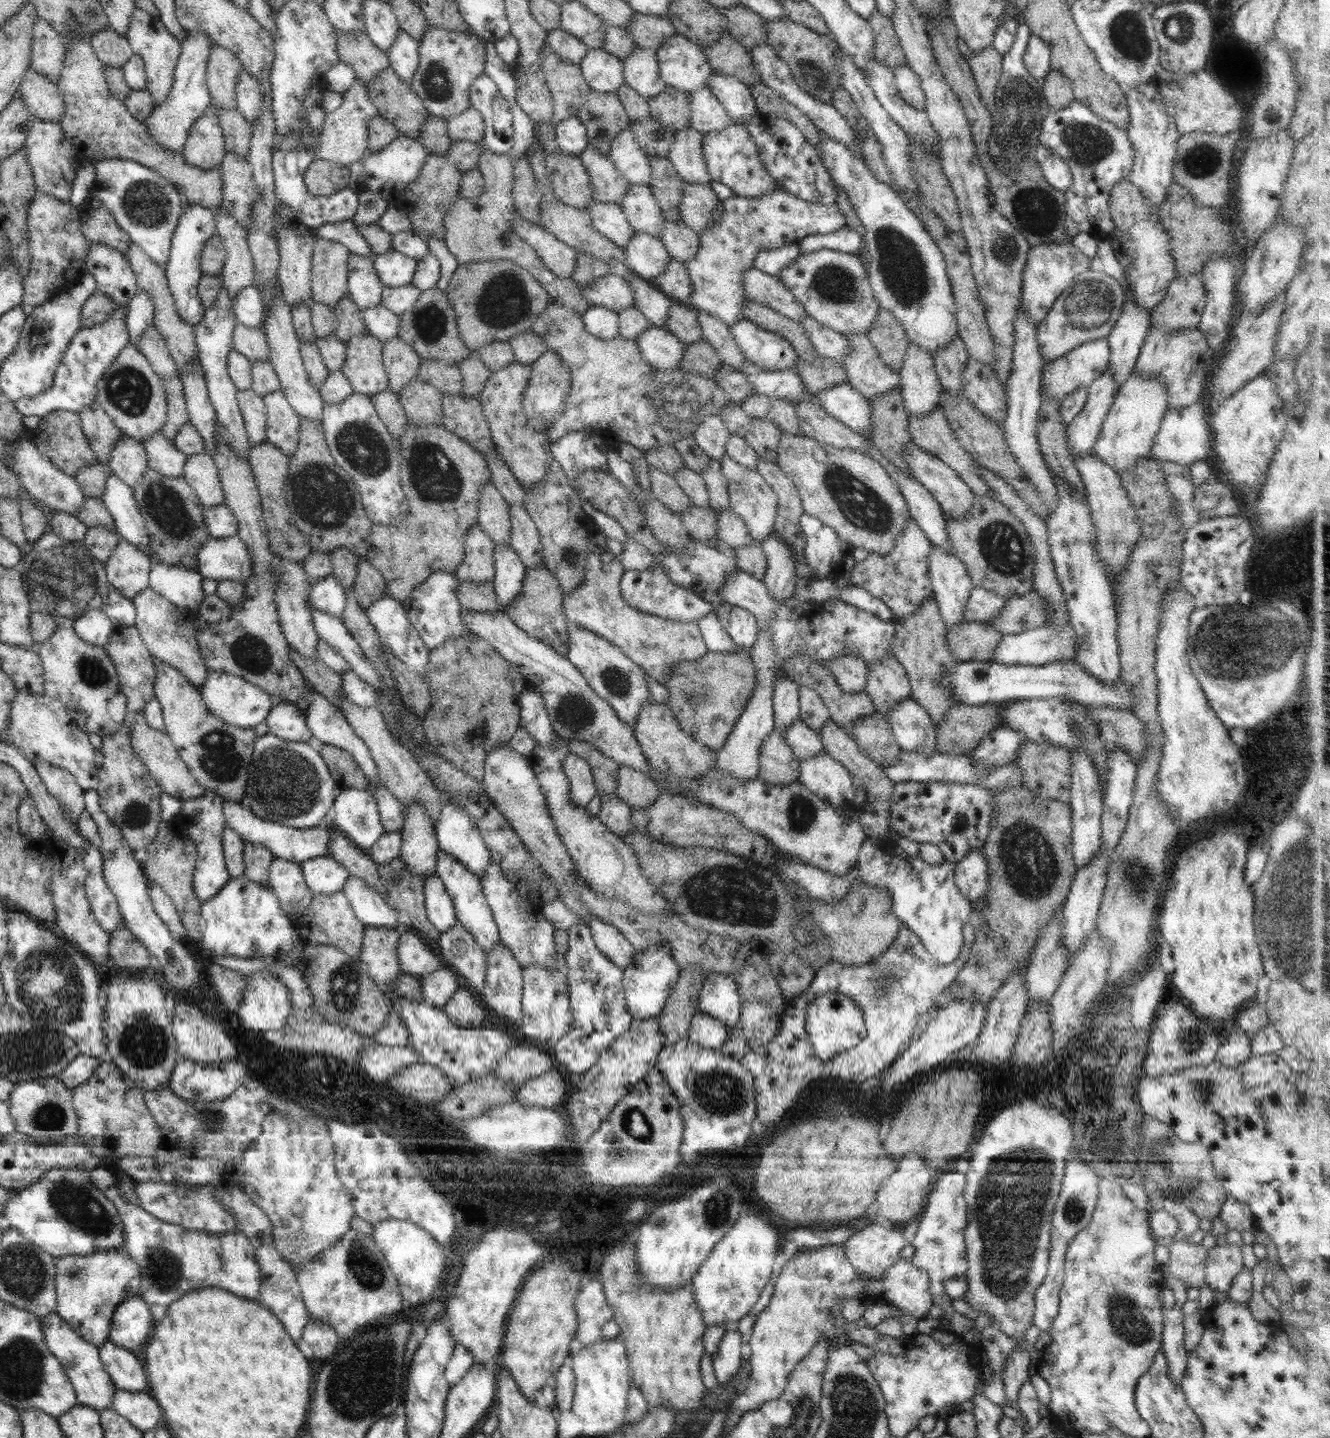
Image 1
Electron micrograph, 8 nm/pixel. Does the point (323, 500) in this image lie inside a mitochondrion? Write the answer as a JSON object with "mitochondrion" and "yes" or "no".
{"mitochondrion":"yes"}

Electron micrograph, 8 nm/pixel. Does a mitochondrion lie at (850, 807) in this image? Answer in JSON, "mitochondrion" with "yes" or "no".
{"mitochondrion":"no"}

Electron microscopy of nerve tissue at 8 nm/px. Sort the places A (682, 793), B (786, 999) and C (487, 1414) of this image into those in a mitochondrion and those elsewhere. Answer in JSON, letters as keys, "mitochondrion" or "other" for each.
{"A":"other","B":"other","C":"other"}

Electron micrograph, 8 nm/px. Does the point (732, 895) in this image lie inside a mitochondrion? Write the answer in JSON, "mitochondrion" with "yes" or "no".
{"mitochondrion":"yes"}

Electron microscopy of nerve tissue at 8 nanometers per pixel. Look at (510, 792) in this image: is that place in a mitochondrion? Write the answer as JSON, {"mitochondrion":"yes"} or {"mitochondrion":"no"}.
{"mitochondrion":"yes"}

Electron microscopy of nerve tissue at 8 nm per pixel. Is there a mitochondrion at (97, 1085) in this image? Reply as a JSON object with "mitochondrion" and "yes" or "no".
{"mitochondrion":"no"}

